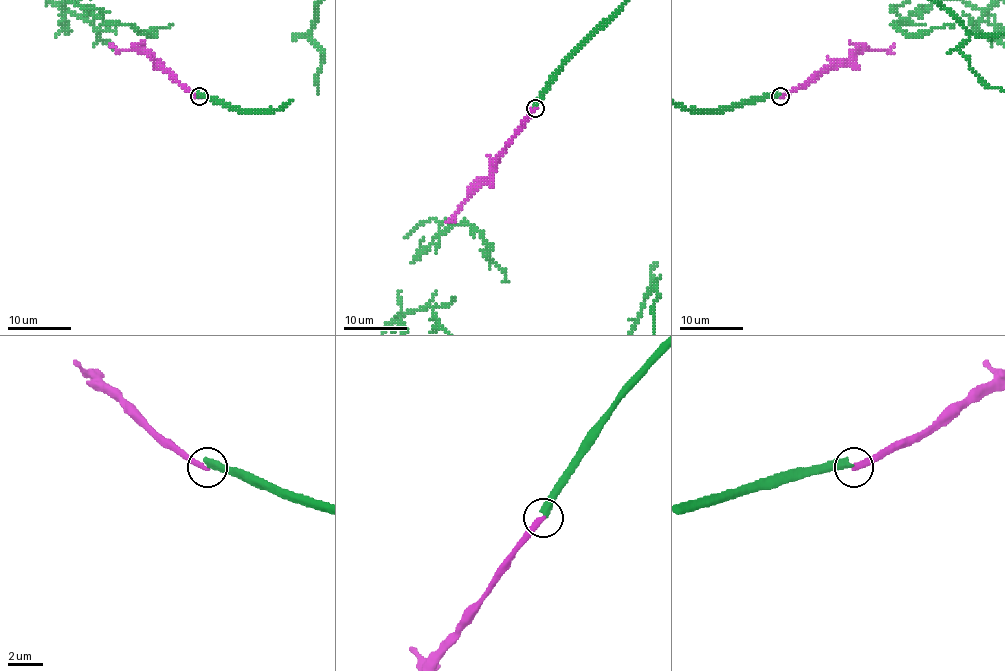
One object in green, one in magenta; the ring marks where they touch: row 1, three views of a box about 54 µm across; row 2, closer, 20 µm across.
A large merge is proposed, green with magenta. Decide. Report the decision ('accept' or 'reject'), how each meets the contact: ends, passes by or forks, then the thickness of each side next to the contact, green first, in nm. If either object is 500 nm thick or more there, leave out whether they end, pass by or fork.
reject; green ends; magenta ends; calibres 400 and 320 nm

